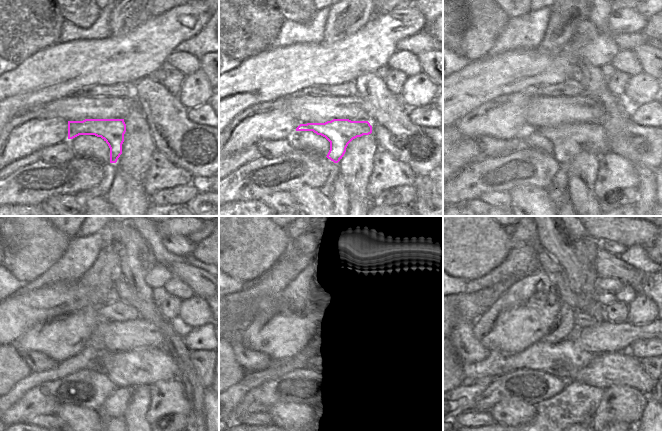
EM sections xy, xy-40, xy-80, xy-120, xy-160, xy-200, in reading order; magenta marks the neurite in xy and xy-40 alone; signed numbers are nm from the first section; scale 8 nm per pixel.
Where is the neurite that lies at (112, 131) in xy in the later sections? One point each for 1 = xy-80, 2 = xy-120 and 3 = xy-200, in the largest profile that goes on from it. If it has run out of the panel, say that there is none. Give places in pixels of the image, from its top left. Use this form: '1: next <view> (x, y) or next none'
1: next xy-80 (569, 139)
2: next xy-120 (145, 366)
3: next xy-200 (620, 368)

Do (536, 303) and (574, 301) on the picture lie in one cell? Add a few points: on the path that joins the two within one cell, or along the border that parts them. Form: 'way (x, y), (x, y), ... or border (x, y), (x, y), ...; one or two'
border (550, 280), (559, 290), (560, 302); two

